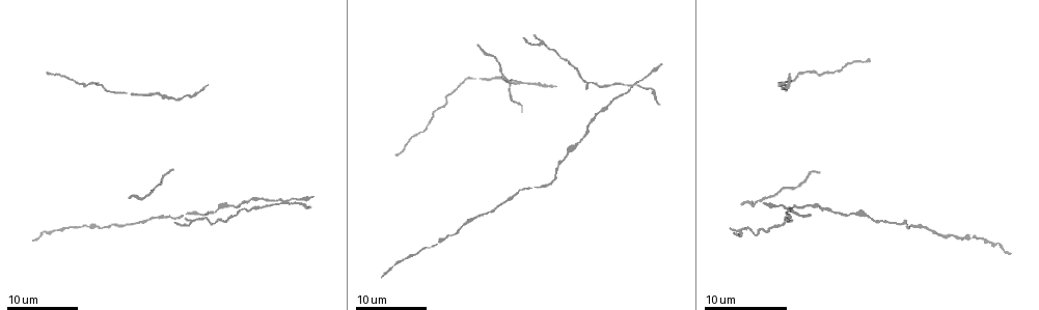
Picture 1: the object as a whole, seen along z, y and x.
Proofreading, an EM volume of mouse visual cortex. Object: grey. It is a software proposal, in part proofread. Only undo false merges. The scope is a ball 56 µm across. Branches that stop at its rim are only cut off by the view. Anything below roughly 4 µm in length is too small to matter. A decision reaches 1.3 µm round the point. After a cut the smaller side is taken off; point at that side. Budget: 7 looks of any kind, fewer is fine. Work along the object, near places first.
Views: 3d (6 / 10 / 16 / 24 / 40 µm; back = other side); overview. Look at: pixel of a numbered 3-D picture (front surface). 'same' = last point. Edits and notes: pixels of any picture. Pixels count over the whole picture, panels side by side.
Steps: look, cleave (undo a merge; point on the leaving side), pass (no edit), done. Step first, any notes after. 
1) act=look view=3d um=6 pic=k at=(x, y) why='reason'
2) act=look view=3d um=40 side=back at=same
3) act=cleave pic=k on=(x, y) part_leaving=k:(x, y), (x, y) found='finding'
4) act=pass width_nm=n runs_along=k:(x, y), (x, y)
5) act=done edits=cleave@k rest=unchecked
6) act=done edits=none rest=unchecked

act=look view=3d um=6 pic=1 at=(176, 97)

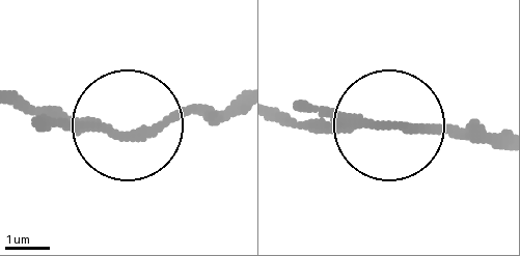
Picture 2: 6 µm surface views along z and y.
act=look view=3d um=6 side=back pic=2 at=(126, 135)

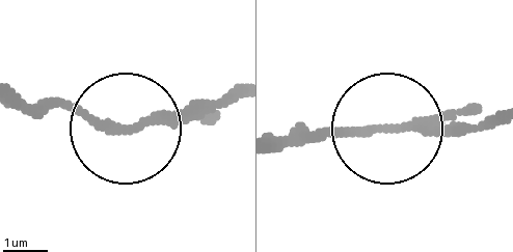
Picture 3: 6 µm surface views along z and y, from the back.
act=pass width_nm=190 found='one neuron here'

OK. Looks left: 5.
act=look view=3d um=6 pic=1 at=(203, 215) why='calibre changes'

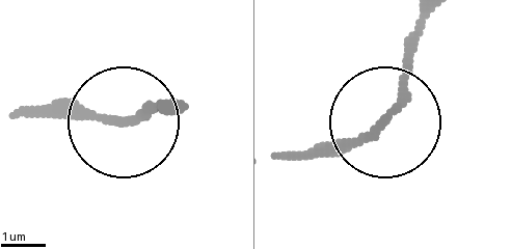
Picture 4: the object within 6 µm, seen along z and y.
act=pass width_nm=170 runs_along=4:(428, 19), (406, 86), (380, 119), (284, 153) found='all the same neuron'

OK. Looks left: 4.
act=look view=3d um=16 pic=1 at=(868, 214)

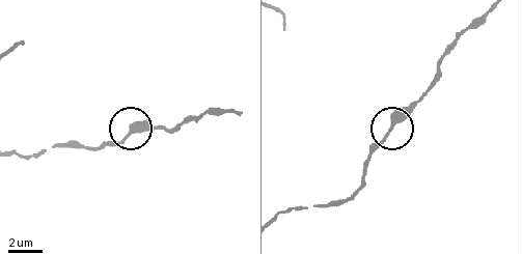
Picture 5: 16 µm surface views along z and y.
act=pass width_nm=280 runs_along=5:(479, 17), (446, 54), (434, 83), (368, 152) found='continuous, no second neuron'

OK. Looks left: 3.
act=look view=3d um=16 pic=1 at=(631, 88) why='four-way junction'

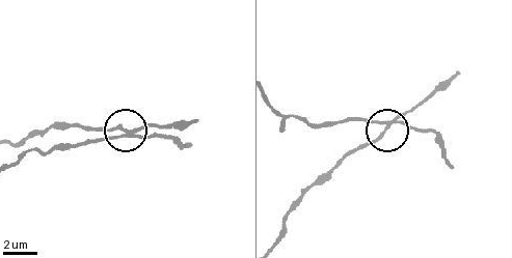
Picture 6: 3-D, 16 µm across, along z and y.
act=cleave pic=6 on=(155, 133) arms=4 part_leaving=6:(129, 134), (51, 150), (30, 150), (14, 163) found='two neurons meet here'

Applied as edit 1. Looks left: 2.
act=done edits=cleave@6 rest=unchecked

